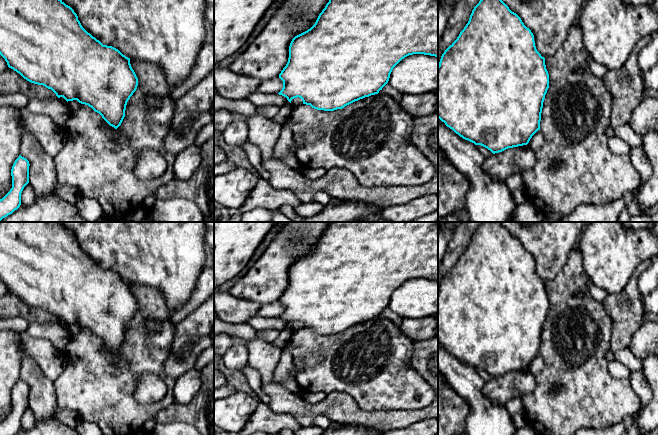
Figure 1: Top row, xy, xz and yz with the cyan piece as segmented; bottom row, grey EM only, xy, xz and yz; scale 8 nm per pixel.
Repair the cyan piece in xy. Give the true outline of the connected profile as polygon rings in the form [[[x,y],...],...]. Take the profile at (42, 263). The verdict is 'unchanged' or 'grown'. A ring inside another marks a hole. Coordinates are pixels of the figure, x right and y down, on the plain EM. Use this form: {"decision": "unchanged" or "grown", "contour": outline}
{"decision": "unchanged", "contour": [[[0,222],[0,279],[5,283],[9,292],[19,297],[27,305],[51,313],[58,322],[63,321],[67,326],[77,324],[81,328],[88,329],[115,353],[121,349],[125,341],[127,326],[138,310],[138,302],[131,291],[130,282],[112,270],[103,269],[88,257],[82,251],[74,234],[60,222]]]}

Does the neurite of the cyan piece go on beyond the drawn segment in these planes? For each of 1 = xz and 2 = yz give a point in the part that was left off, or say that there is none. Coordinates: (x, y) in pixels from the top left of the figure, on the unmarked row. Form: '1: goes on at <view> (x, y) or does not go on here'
1: does not go on here
2: does not go on here

